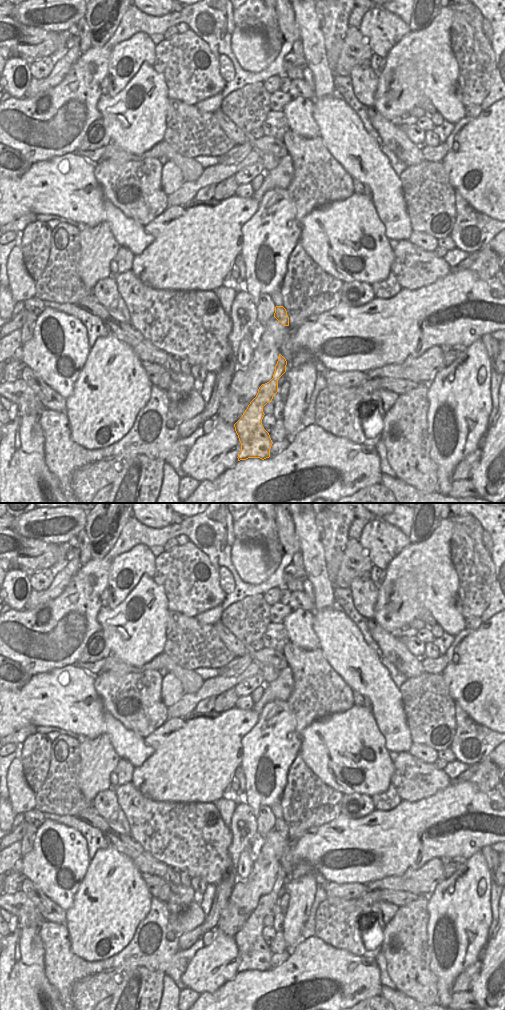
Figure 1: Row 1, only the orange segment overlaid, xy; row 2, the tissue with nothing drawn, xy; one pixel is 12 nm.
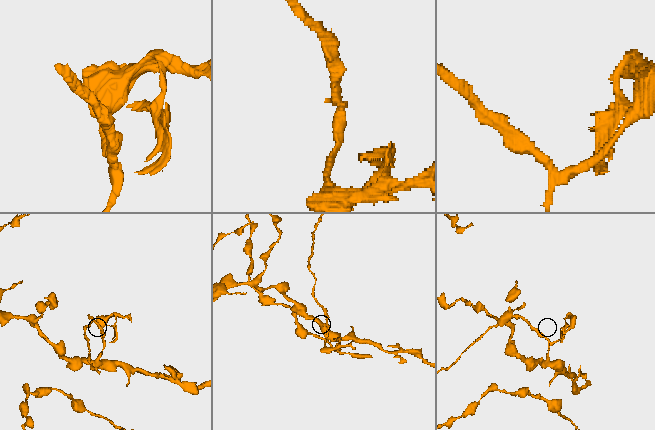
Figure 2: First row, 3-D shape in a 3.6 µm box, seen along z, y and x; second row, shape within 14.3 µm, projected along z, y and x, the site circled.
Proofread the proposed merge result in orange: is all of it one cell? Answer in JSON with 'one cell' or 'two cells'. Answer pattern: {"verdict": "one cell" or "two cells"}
{"verdict": "two cells"}

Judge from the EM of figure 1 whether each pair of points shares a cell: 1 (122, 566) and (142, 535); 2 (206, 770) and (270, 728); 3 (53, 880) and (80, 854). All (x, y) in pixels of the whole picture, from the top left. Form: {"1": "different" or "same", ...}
{"1": "different", "2": "different", "3": "same"}

